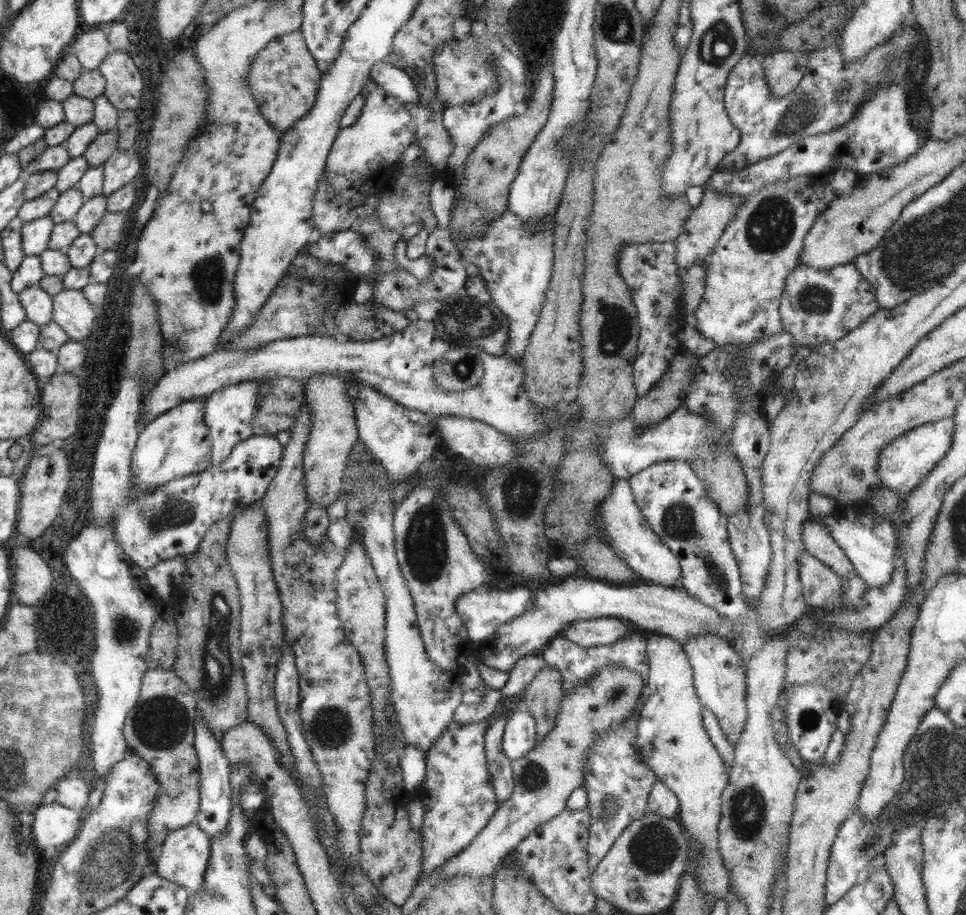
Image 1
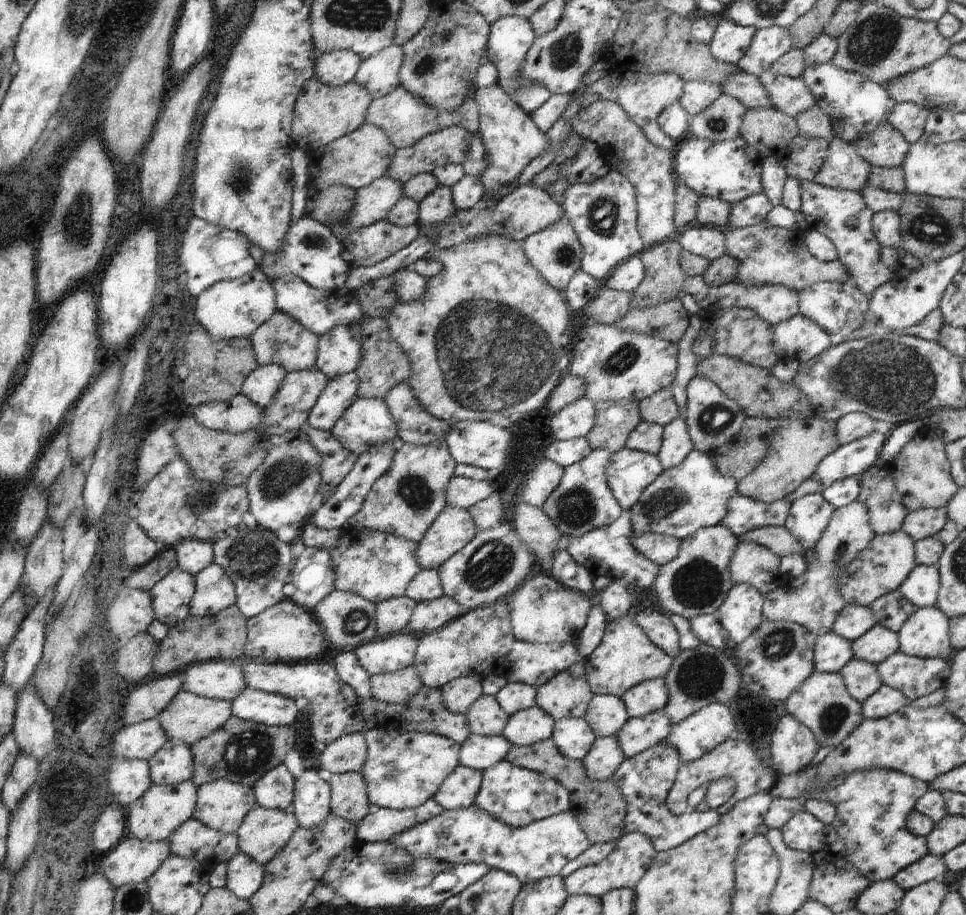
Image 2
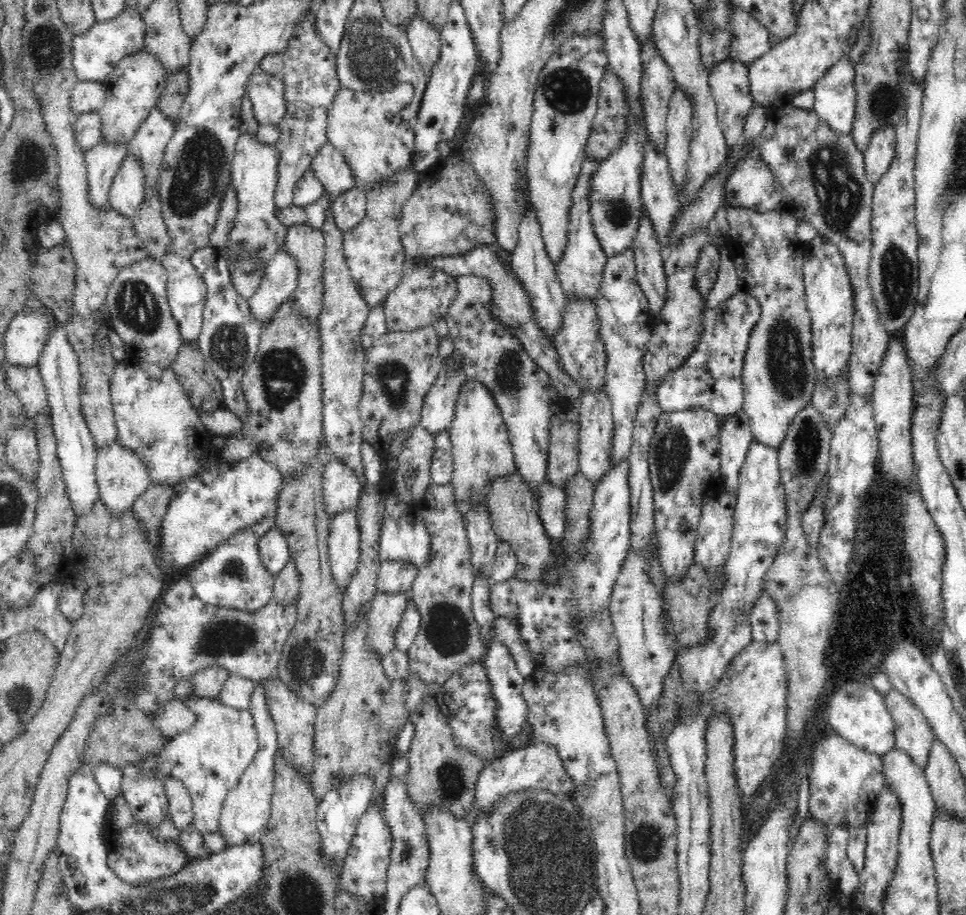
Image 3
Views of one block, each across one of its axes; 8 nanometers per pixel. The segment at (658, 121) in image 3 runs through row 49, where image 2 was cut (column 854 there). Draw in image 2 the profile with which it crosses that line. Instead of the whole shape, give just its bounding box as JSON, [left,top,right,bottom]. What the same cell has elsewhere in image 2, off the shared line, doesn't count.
[852,625,899,665]

